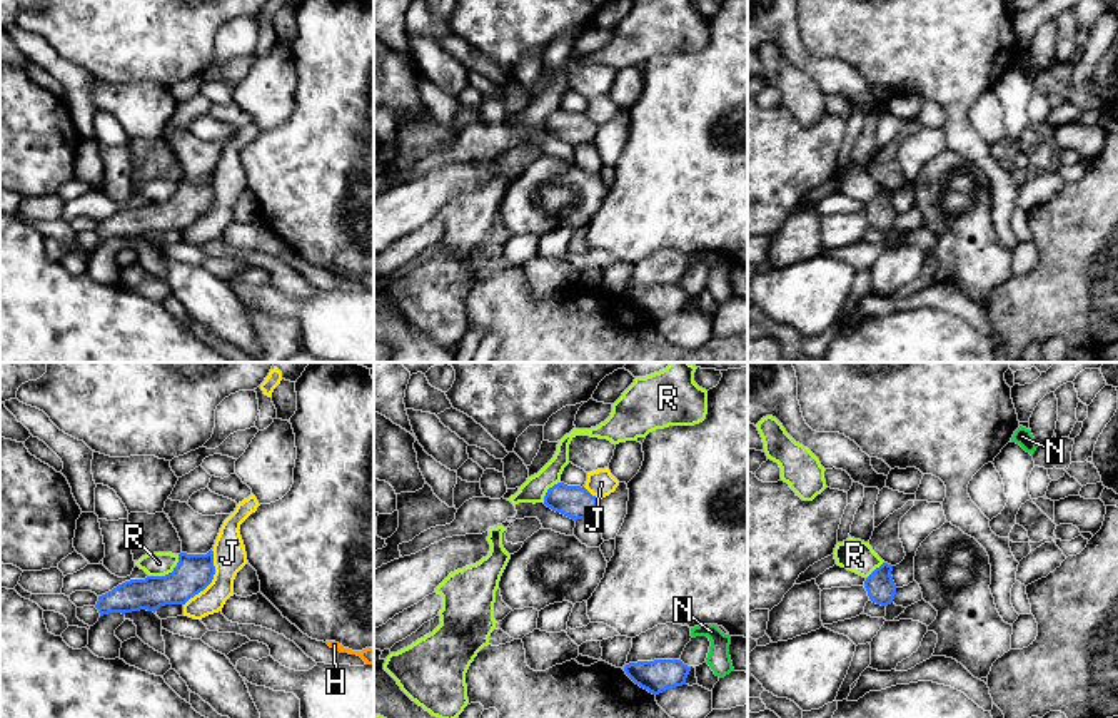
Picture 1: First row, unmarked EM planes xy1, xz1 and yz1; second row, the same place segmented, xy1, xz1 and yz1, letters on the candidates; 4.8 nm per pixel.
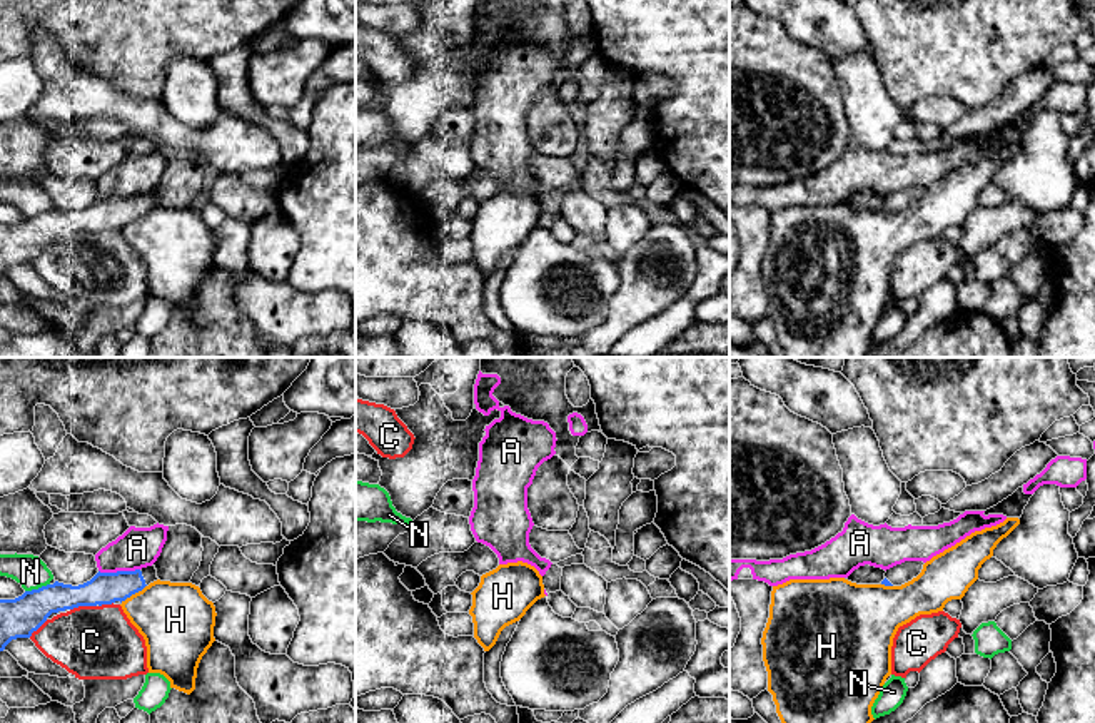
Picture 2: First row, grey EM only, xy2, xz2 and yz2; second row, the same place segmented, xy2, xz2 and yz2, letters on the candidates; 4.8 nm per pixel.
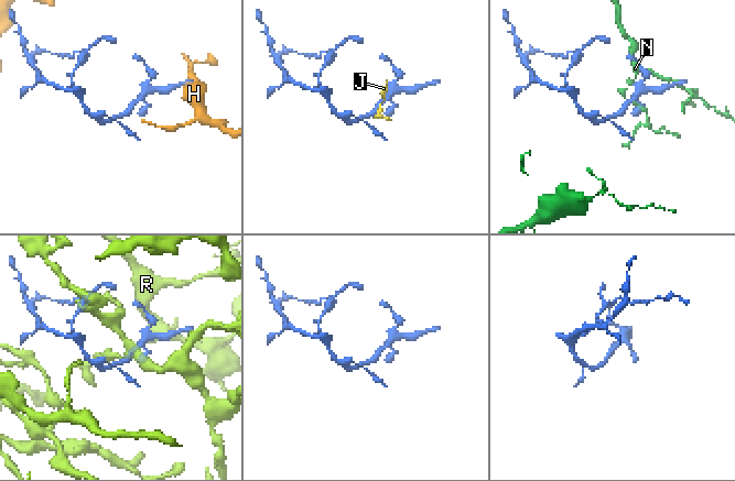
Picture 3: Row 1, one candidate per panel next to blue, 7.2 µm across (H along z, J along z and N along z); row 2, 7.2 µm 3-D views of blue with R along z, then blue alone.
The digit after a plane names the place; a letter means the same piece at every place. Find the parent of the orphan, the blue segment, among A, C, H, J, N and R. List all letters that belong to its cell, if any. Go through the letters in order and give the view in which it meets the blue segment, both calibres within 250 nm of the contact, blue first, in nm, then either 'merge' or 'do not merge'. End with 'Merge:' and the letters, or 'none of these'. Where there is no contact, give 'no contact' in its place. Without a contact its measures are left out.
A: xy2 | 160/200 nm | do not merge
C: xy2 | 170/360 nm | do not merge
H: xy2 | 160/360 nm | do not merge
J: xy1 | 180/160 nm | do not merge
N: xy2 | 190/160 nm | do not merge
R: xy1 | 180/110 nm | do not merge
Merge: none of these

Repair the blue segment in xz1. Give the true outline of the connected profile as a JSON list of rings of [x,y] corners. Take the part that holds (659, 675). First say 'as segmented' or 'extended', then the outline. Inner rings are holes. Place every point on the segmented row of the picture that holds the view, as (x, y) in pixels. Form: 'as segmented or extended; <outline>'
as segmented; [[[681,660],[637,661],[624,666],[626,675],[652,695],[686,685],[691,666]]]

